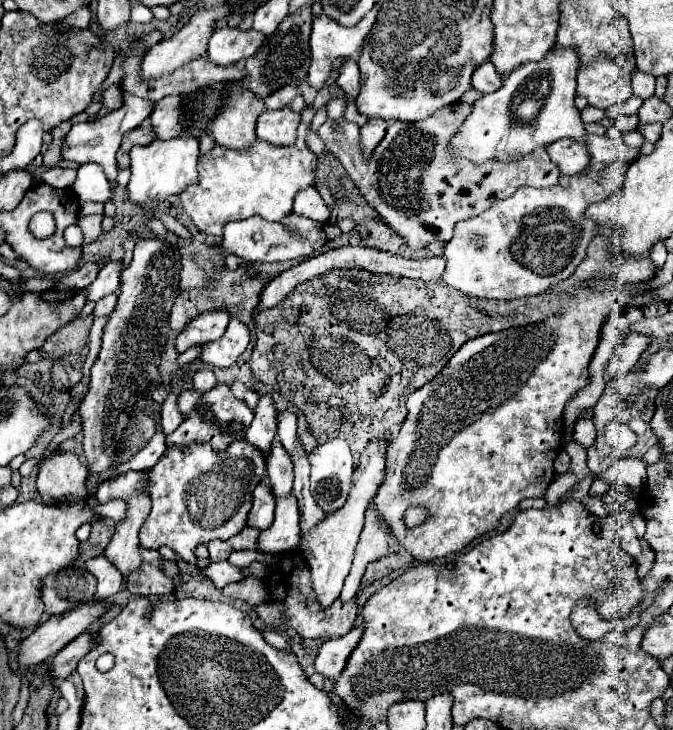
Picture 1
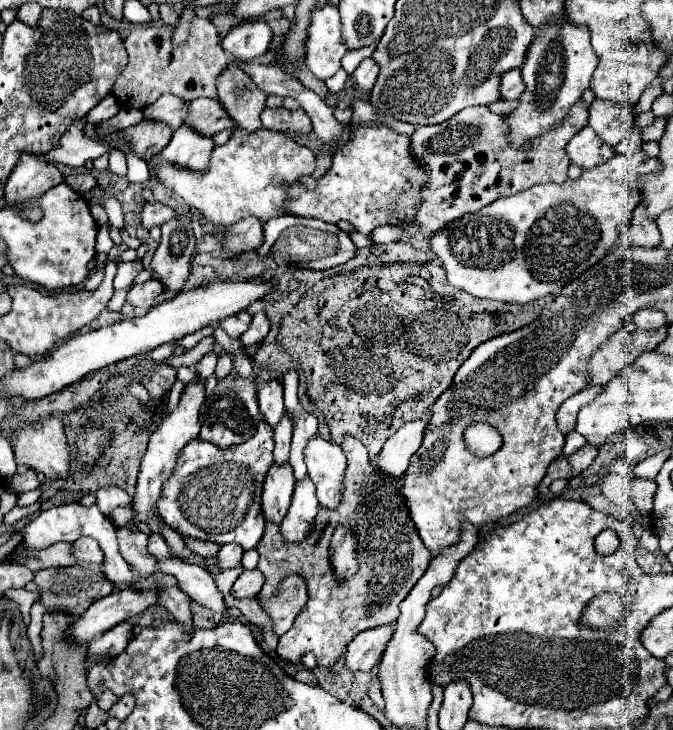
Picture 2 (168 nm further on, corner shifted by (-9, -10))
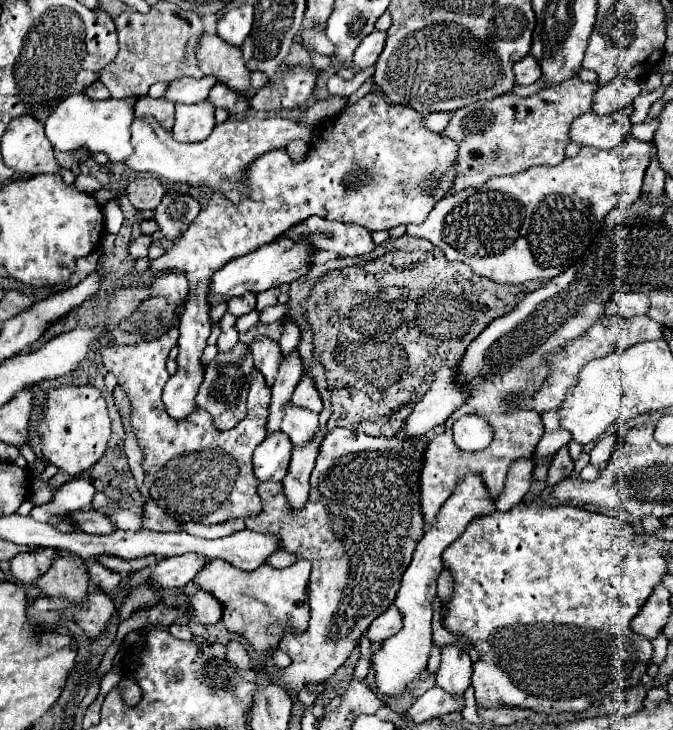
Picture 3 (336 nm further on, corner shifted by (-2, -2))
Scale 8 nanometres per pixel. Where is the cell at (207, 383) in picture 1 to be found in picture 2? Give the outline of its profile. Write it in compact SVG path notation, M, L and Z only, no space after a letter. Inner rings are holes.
M223 354L223 356L219 358L219 362L217 362L217 368L215 368L215 376L217 376L217 380L221 380L223 376L227 376L227 374L231 372L231 368L233 368L231 358L229 358L227 354Z

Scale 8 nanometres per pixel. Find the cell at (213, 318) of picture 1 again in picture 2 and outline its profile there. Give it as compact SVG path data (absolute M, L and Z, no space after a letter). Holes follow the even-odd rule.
M239 312L235 316L227 316L227 320L221 320L221 328L231 336L231 338L239 338L247 326L251 322L251 316L247 312Z

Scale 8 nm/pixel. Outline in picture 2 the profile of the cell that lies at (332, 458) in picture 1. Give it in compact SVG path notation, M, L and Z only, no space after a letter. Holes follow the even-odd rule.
M313 436L305 448L305 464L311 482L317 486L319 504L327 510L335 510L343 496L343 476L347 470L347 458L341 446Z

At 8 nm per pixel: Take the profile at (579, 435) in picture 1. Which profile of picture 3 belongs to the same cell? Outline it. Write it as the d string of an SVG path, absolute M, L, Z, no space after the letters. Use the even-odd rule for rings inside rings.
M564 446L564 448L560 448L560 450L554 454L554 460L552 460L550 470L548 470L548 480L546 480L546 484L548 484L548 486L558 484L562 478L570 476L572 470L574 470L574 460L570 458L568 448Z

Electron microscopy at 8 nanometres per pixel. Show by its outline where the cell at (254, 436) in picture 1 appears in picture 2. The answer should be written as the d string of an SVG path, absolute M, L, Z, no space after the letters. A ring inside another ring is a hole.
M269 380L269 382L265 382L259 388L257 398L259 398L259 408L261 408L263 418L267 420L267 424L271 428L277 428L279 420L285 414L285 408L283 408L283 386L277 380Z

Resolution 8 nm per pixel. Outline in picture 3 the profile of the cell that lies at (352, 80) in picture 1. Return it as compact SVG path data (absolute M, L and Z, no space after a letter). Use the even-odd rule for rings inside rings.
M374 30L372 34L368 34L354 52L354 60L352 60L354 68L362 70L362 68L376 64L378 56L384 48L384 40L386 40L386 32L382 32L382 30Z

